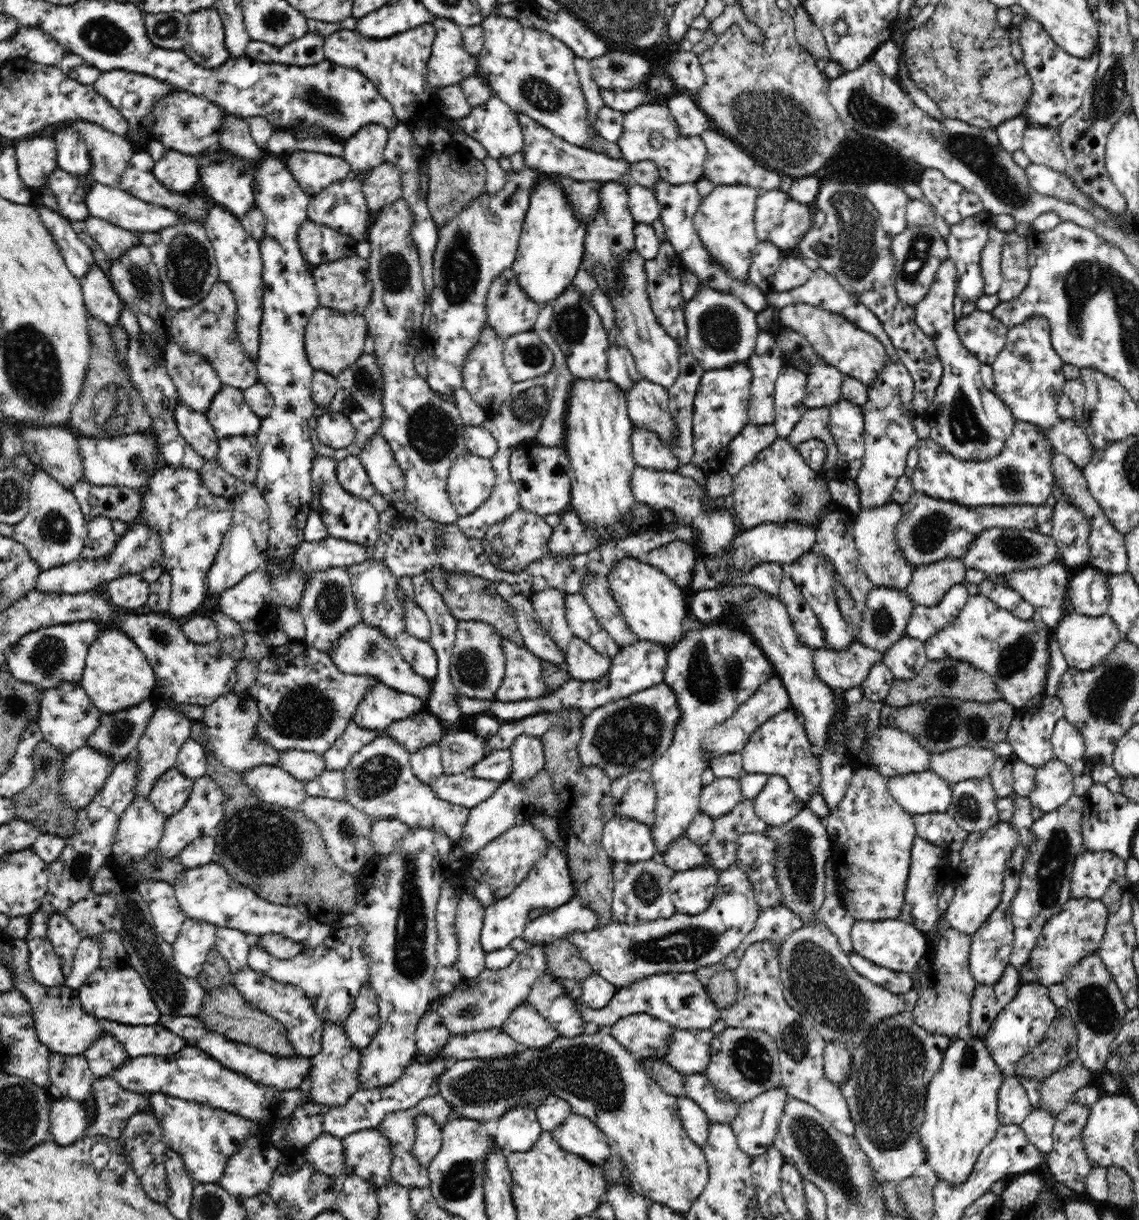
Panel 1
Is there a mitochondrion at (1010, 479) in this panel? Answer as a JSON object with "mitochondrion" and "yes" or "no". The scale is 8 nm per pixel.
{"mitochondrion":"yes"}

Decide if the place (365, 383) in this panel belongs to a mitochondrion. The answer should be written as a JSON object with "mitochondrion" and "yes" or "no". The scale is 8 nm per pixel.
{"mitochondrion":"yes"}

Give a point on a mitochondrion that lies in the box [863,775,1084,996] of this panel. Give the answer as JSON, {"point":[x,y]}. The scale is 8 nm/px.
{"point":[1054,859]}

